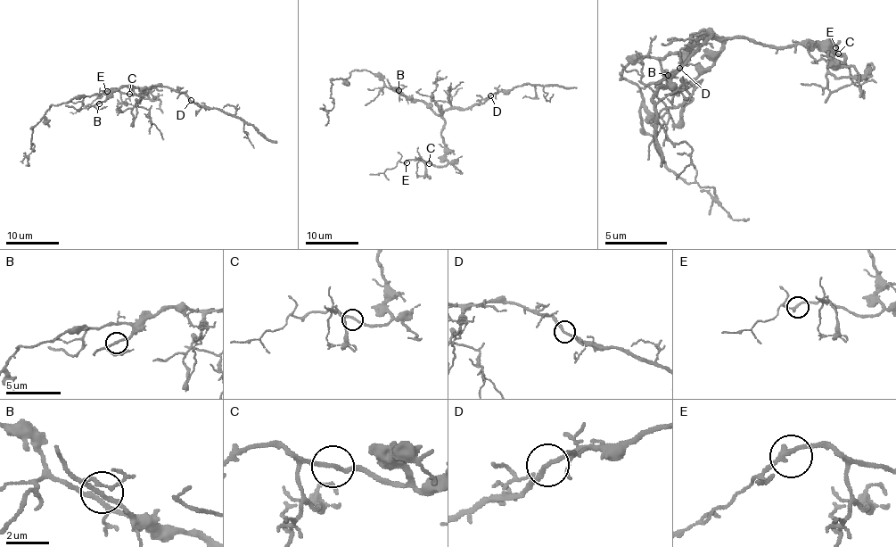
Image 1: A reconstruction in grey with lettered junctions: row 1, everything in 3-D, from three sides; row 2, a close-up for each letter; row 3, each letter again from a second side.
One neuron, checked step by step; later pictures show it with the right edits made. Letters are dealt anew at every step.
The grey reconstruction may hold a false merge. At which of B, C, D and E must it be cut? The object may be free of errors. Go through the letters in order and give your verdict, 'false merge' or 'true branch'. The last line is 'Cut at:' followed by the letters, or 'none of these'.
B: true branch
C: true branch
D: true branch
E: true branch
Cut at: none of these

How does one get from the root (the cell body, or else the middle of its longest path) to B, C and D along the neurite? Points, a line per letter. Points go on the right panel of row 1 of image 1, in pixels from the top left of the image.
B: (693, 37), (689, 56), (668, 75)
C: (693, 37), (695, 35), (754, 37), (770, 47), (823, 44), (844, 62), (844, 56), (838, 53)
D: (693, 37), (695, 35), (720, 35), (724, 37), (708, 35), (711, 37), (680, 69)

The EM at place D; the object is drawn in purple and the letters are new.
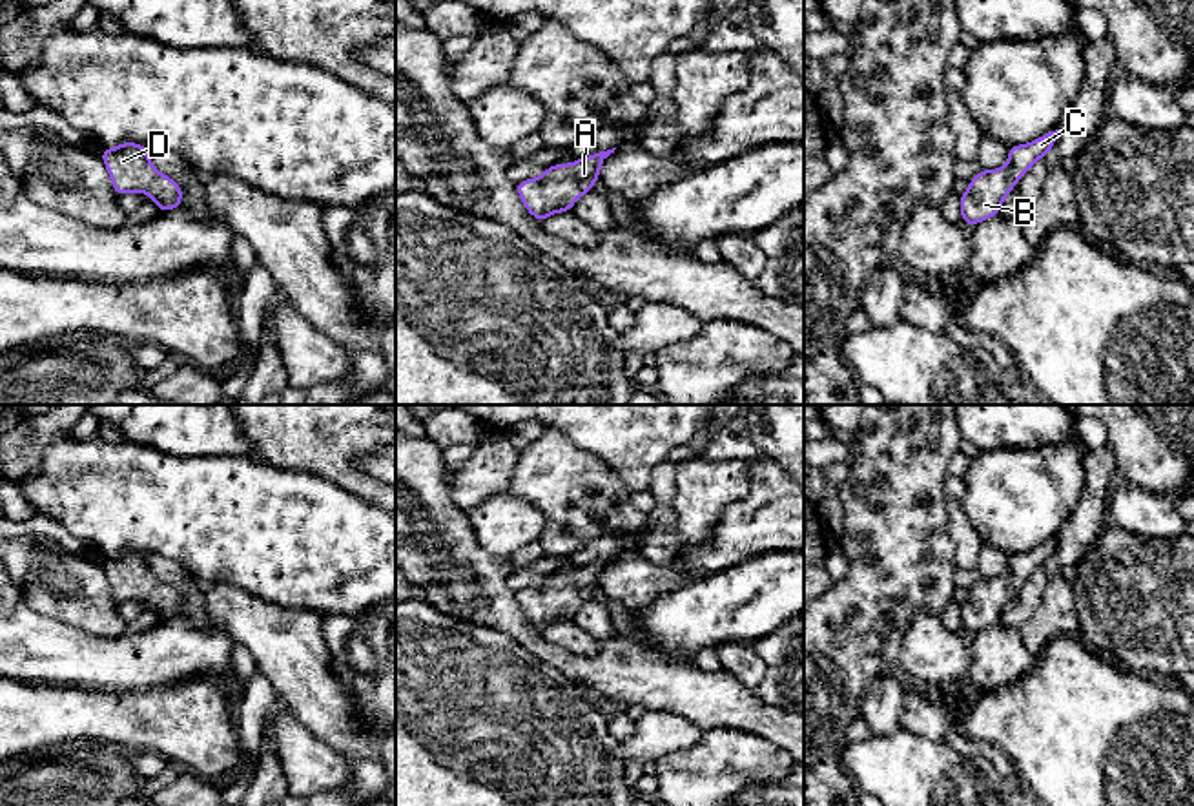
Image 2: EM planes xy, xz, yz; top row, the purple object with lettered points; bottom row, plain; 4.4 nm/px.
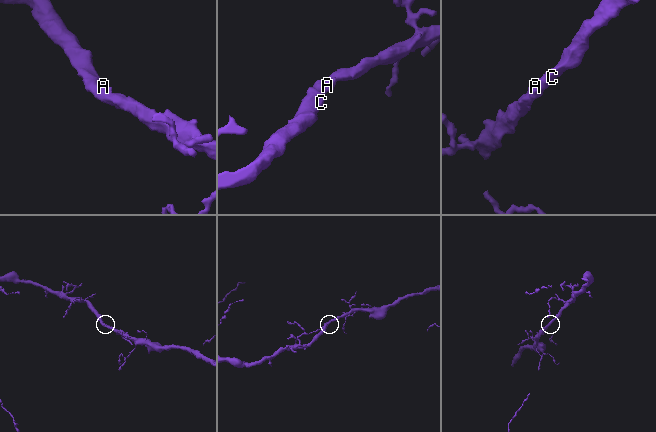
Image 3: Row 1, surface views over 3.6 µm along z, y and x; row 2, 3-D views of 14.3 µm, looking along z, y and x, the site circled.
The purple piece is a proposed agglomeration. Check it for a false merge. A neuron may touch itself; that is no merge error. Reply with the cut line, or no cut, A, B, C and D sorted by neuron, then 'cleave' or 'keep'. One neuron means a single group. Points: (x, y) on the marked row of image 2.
no cut; A B C D; keep

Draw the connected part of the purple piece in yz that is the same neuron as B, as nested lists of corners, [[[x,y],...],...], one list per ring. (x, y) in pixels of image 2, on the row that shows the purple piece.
[[[1059,129],[1048,131],[1028,144],[1008,148],[1008,162],[1003,168],[983,168],[959,197],[961,221],[975,226],[997,217],[1006,195],[1015,188],[1017,181],[1054,148],[1057,133]]]

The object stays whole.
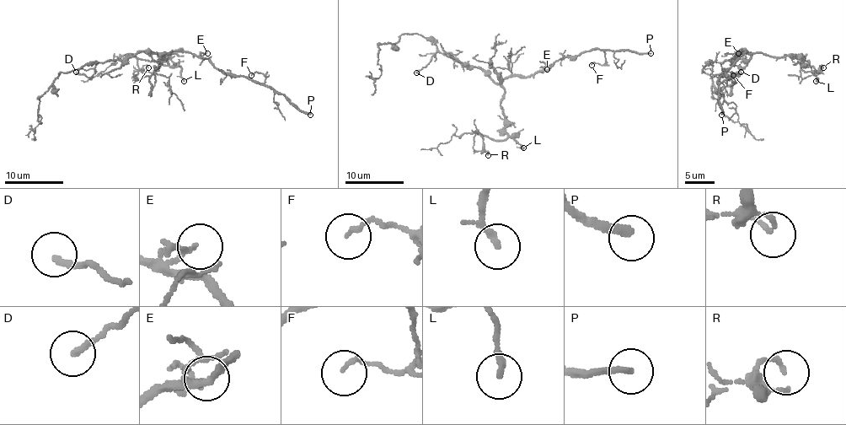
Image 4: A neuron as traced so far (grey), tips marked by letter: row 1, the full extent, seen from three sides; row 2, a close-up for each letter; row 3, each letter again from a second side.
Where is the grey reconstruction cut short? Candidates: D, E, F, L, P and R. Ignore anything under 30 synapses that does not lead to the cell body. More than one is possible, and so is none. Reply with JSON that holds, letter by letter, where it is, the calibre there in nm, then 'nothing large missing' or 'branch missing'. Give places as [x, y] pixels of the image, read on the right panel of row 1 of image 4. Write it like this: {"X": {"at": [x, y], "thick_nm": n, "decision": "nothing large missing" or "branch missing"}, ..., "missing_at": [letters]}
{"D": {"at": [741, 72], "thick_nm": 200, "decision": "nothing large missing"}, "E": {"at": [738, 53], "thick_nm": 90, "decision": "nothing large missing"}, "F": {"at": [733, 75], "thick_nm": 130, "decision": "nothing large missing"}, "L": {"at": [816, 81], "thick_nm": 150, "decision": "nothing large missing"}, "P": {"at": [721, 115], "thick_nm": 240, "decision": "branch missing"}, "R": {"at": [823, 67], "thick_nm": 130, "decision": "nothing large missing"}, "missing_at": ["P"]}

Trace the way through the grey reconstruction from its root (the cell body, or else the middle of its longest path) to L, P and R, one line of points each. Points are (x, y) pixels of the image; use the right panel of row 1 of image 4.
L: (736, 53), (766, 53), (773, 57), (795, 56), (805, 66), (815, 69), (816, 81)
P: (736, 53), (751, 53), (744, 51), (717, 81), (721, 115)
R: (736, 53), (798, 56), (807, 65), (809, 61), (801, 60), (805, 72), (815, 72), (821, 65), (823, 67)

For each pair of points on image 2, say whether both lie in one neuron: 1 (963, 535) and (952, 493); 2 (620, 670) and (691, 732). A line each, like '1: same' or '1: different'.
1: same
2: different

